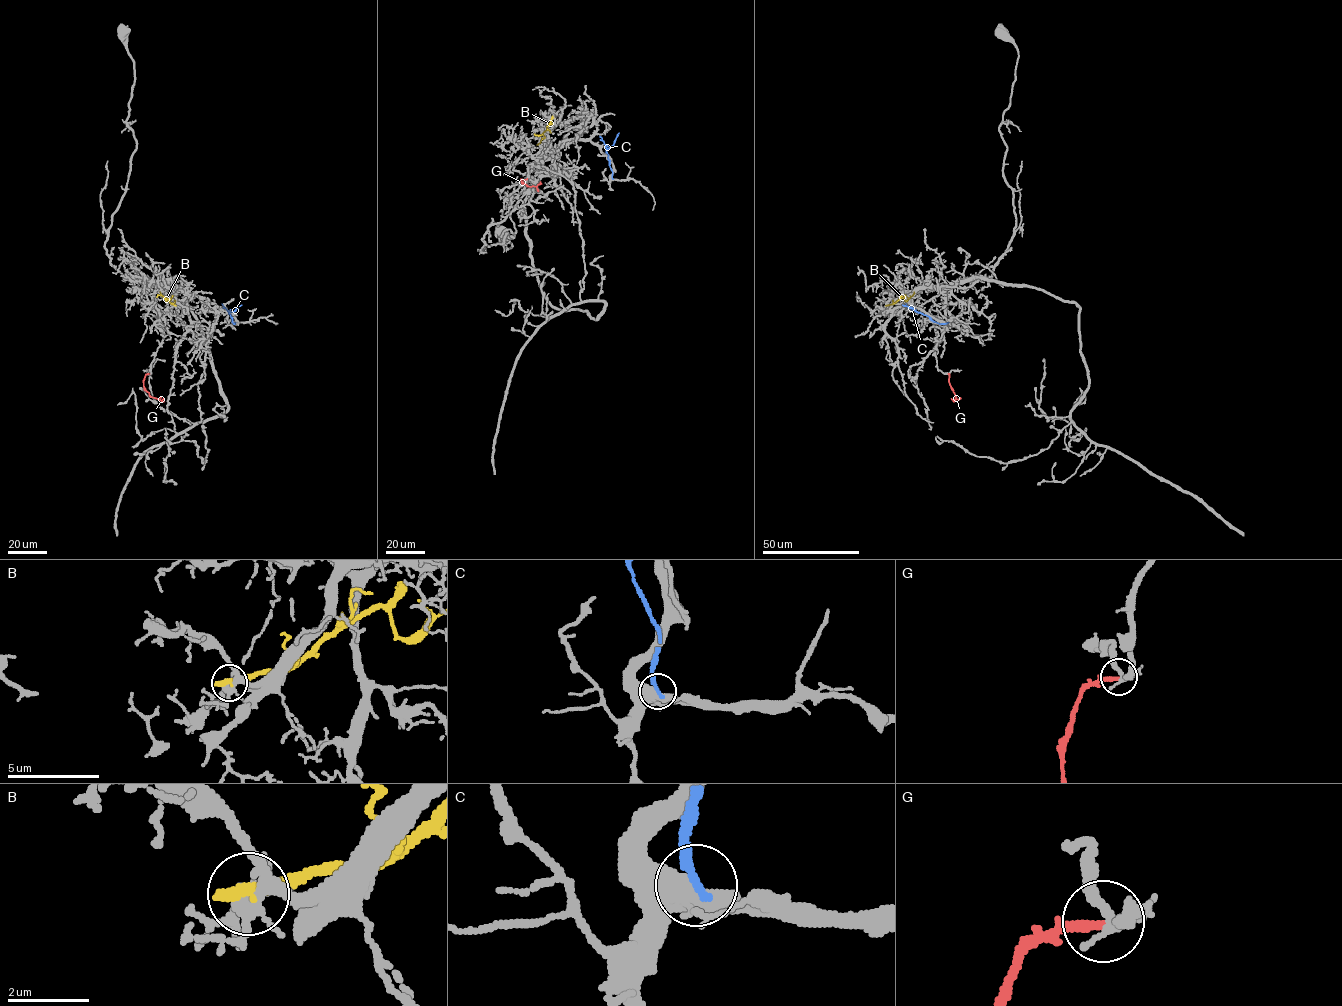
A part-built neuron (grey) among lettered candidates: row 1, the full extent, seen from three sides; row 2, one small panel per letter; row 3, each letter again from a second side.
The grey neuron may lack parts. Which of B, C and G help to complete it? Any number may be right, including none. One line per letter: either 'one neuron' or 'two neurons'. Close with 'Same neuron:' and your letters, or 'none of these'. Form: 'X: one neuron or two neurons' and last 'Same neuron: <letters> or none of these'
B: two neurons
C: two neurons
G: one neuron
Same neuron: G

